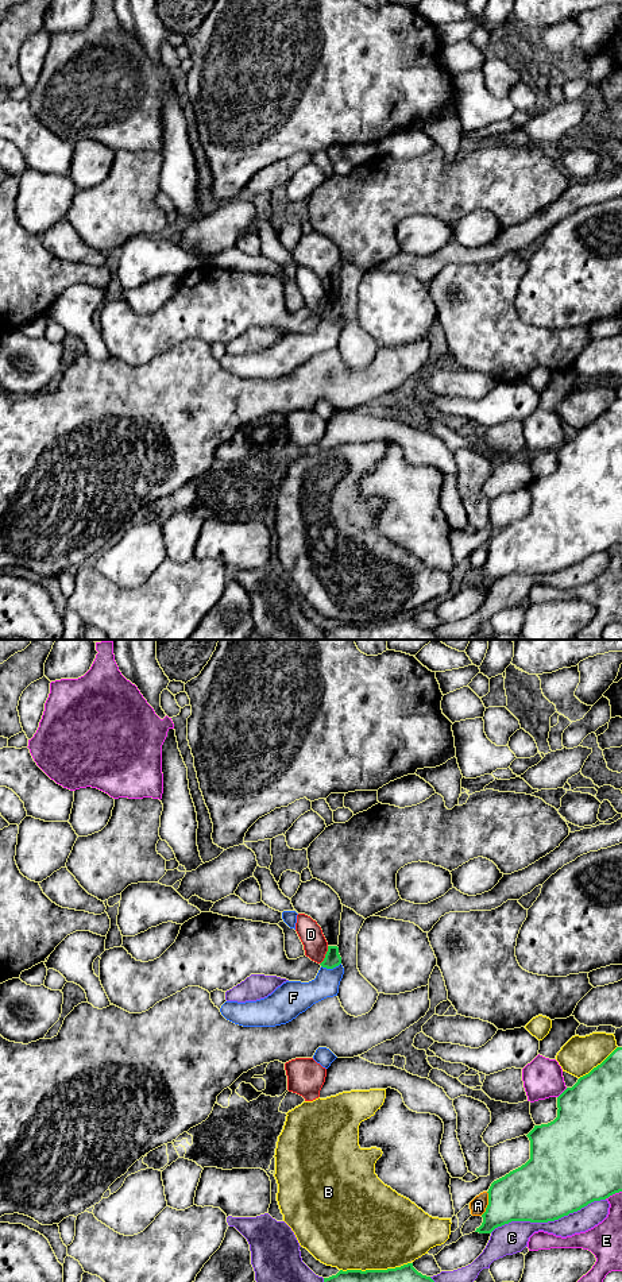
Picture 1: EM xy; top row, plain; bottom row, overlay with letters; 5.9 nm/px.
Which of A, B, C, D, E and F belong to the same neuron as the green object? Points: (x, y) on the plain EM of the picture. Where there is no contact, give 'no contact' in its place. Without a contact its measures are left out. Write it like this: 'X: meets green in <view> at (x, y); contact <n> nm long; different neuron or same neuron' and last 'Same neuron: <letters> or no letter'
A: meets green in xy at (489, 556); contact 150 nm long; different neuron
B: meets green in xy at (598, 417); contact 300 nm long; different neuron
C: meets green in xy at (547, 574); contact 700 nm long; different neuron
D: meets green in xy at (325, 308); contact 120 nm long; different neuron
E: meets green in xy at (561, 446); contact 90 nm long; different neuron
F: meets green in xy at (331, 320); contact 120 nm long; different neuron
Same neuron: no letter

